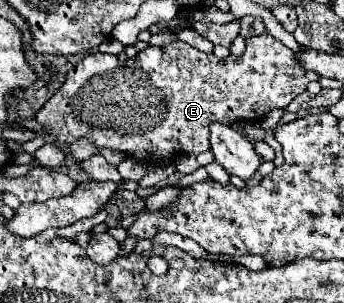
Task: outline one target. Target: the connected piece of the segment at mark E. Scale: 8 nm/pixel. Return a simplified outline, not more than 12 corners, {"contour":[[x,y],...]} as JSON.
{"contour":[[271,34],[227,60],[181,40],[91,52],[39,110],[153,166],[207,152],[317,72]]}

